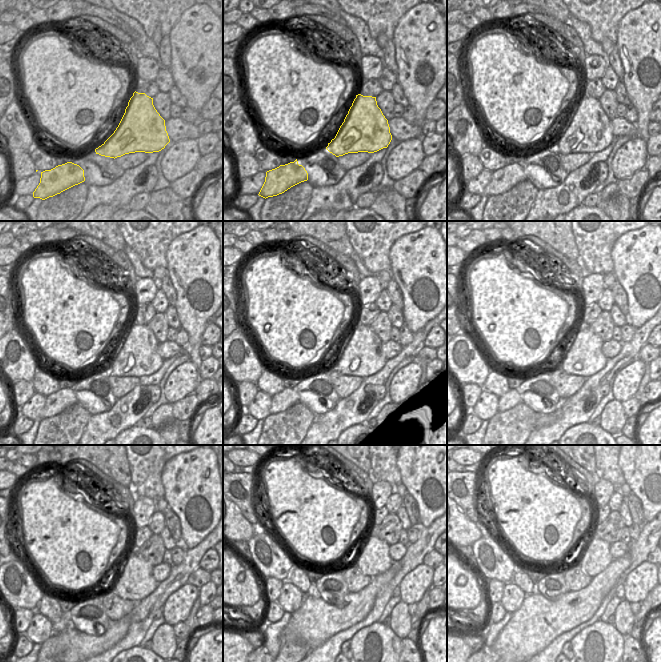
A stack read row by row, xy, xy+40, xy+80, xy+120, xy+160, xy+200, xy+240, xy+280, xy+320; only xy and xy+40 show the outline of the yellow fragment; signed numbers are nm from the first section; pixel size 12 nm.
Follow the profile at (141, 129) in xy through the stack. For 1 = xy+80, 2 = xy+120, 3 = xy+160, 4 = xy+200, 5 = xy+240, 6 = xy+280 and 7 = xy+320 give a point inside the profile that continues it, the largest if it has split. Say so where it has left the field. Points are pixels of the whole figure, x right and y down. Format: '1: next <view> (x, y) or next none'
1: next xy+80 (588, 129)
2: next xy+120 (136, 355)
3: next xy+160 (361, 355)
4: next xy+200 (583, 357)
5: next xy+240 (137, 582)
6: next xy+280 (375, 560)
7: next xy+320 (596, 557)

